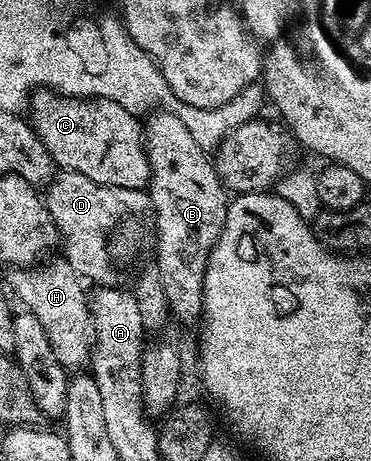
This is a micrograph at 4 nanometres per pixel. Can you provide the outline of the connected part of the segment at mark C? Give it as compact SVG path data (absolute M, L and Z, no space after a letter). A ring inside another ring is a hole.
M38 89L30 96L27 102L27 117L31 122L33 130L37 132L37 137L43 143L43 147L48 151L53 159L54 166L60 167L62 170L70 173L78 173L79 175L87 175L87 179L91 179L95 183L103 183L107 187L127 187L128 189L145 189L149 184L149 164L145 155L145 146L143 144L143 125L134 114L128 113L123 107L119 107L119 103L108 101L102 97L67 97L60 93L55 93L48 89Z

